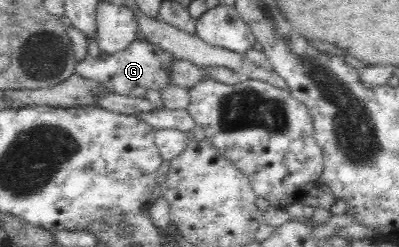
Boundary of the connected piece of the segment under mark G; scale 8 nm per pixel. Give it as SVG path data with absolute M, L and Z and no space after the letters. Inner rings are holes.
M143 39L132 42L124 50L112 54L106 60L94 59L87 55L76 64L79 76L100 82L100 85L110 89L110 92L129 97L144 98L147 89L159 90L171 83L170 75L166 74L166 62L170 58L160 58L160 48Z

